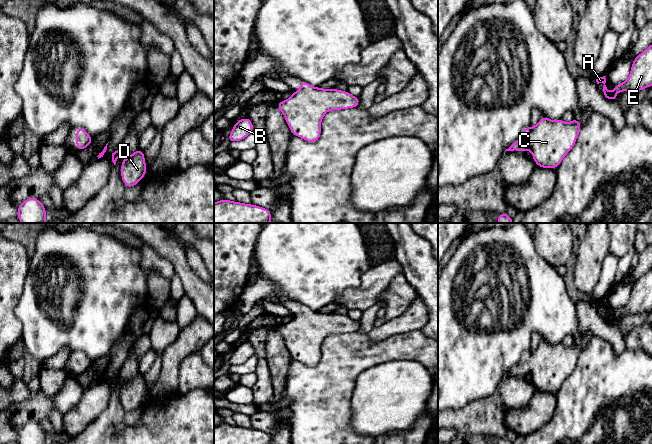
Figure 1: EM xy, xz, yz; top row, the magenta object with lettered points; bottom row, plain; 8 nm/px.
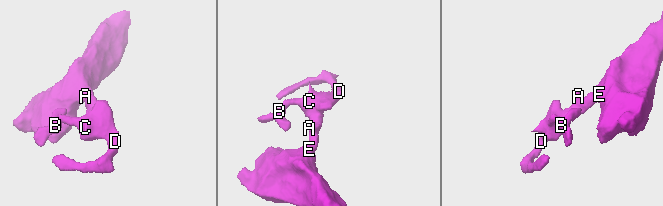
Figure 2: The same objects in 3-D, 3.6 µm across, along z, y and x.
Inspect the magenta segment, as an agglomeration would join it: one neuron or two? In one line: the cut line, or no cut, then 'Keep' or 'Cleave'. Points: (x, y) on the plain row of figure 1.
No split. Keep

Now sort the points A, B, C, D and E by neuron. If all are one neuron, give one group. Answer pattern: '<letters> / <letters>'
A B C D E

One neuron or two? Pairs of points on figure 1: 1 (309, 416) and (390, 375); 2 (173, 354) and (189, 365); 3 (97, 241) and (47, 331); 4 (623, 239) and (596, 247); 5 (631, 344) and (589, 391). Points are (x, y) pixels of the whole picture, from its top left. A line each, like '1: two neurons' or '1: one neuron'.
1: two neurons
2: two neurons
3: one neuron
4: two neurons
5: two neurons

